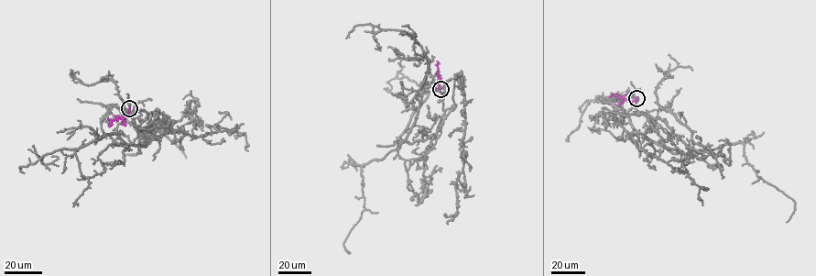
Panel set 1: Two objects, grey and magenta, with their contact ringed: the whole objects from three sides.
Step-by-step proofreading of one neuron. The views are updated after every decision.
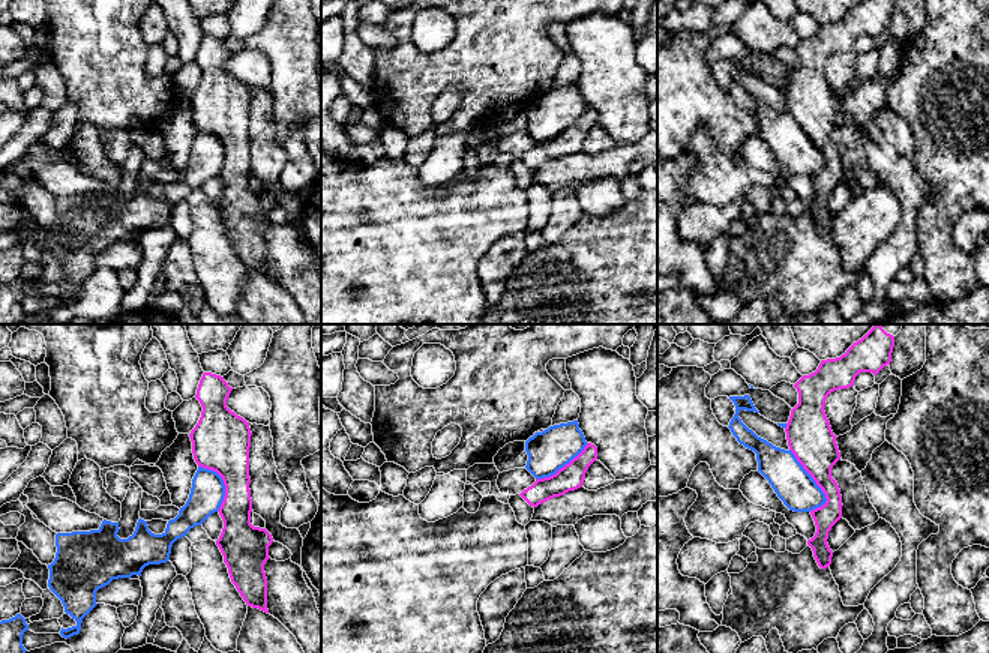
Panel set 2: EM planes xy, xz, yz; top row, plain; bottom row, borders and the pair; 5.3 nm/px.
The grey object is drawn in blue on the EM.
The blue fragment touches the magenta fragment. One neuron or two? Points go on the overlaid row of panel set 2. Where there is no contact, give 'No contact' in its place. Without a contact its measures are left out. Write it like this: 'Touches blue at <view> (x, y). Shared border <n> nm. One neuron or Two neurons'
Touches blue at yz (812, 479). Shared border 360 nm. Two neurons

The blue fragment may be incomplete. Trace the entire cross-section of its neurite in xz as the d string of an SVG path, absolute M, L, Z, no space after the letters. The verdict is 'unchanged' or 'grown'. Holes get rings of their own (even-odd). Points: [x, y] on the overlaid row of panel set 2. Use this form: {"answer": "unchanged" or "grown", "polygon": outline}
{"answer": "unchanged", "polygon": "M578 420L549 426L525 441L525 468L536 479L549 477L576 458L585 446Z"}

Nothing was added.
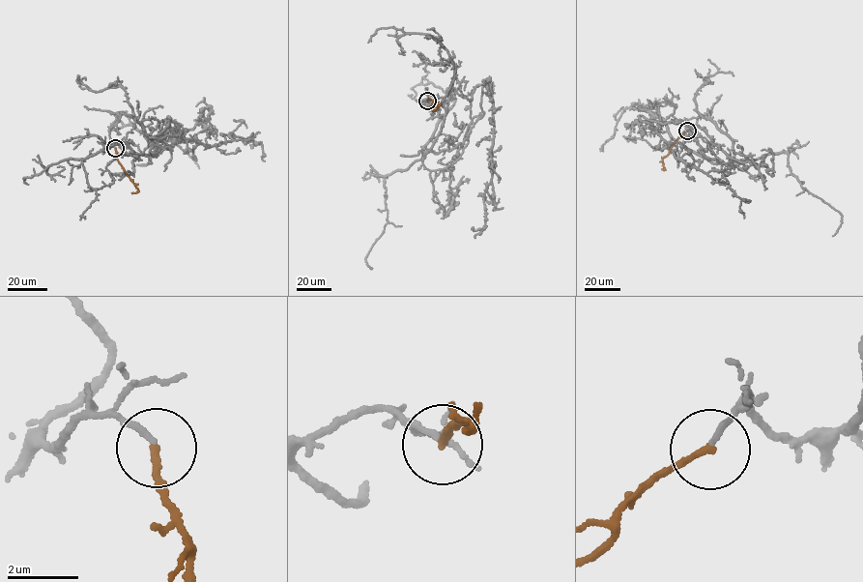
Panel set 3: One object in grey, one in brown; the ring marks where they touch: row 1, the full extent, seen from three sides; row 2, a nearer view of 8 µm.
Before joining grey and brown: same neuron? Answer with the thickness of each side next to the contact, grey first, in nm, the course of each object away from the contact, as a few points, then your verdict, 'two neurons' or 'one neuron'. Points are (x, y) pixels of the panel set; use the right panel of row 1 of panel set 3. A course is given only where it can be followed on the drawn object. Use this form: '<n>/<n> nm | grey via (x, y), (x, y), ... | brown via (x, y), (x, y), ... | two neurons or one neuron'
140/180 nm | grey via (687, 130), (708, 110), (732, 160), (708, 159), (680, 123), (639, 117), (676, 159), (721, 172), (744, 218) | brown via (687, 130), (663, 158), (663, 168) | two neurons

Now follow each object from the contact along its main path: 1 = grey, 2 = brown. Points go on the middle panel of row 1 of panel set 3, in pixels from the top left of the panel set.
1: (427, 101), (420, 101), (439, 120), (424, 158), (463, 143), (484, 113), (490, 84), (492, 177), (474, 238)
2: (427, 101), (429, 99), (437, 103), (434, 111), (430, 106)

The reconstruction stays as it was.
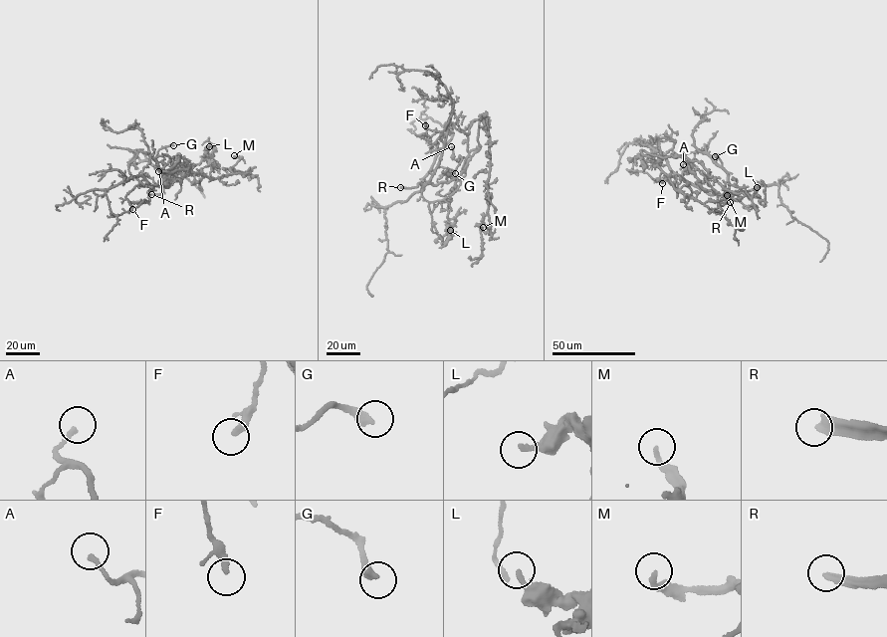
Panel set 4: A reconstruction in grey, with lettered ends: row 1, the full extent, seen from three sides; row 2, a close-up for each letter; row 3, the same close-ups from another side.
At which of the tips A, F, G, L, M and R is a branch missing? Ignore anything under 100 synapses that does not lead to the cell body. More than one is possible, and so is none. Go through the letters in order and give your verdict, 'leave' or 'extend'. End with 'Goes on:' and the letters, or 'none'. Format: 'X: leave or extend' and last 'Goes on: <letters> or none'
A: leave
F: leave
G: leave
L: leave
M: leave
R: extend
Goes on: R

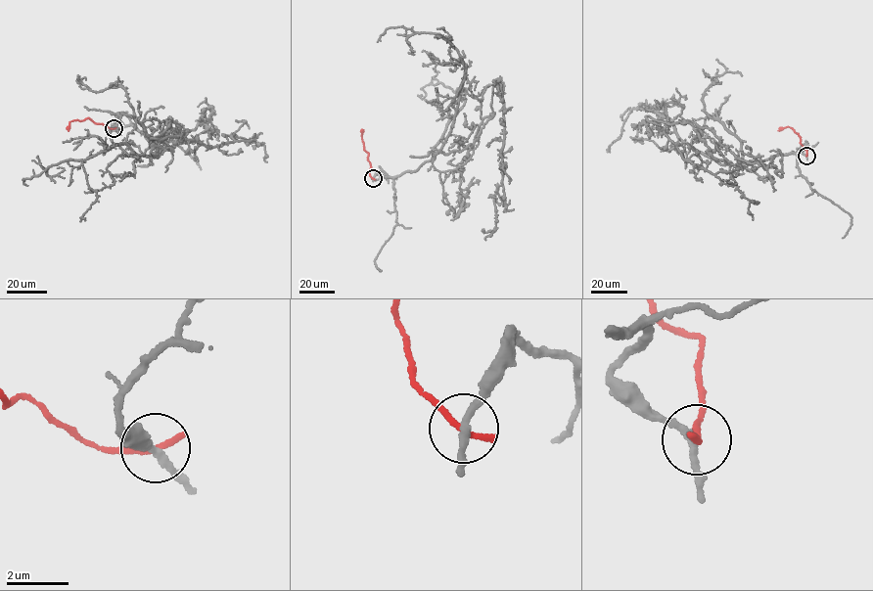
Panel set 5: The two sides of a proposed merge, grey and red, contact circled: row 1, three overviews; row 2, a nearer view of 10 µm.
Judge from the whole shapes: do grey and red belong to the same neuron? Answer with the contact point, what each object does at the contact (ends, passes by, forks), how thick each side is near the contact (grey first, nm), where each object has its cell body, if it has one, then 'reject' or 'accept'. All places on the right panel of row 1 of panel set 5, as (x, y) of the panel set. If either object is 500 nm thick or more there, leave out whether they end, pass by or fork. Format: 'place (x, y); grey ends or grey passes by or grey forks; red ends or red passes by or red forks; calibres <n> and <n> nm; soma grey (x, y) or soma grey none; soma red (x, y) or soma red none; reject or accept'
place (806, 156); grey passes by; red ends; calibres 220 and 240 nm; soma grey none; soma red none; reject

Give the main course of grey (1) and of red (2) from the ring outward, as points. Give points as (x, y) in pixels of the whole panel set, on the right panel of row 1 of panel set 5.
1: (806, 156), (728, 164), (693, 125), (645, 116), (684, 159), (729, 173), (753, 220)
2: (806, 156), (806, 150), (792, 128), (778, 130)

